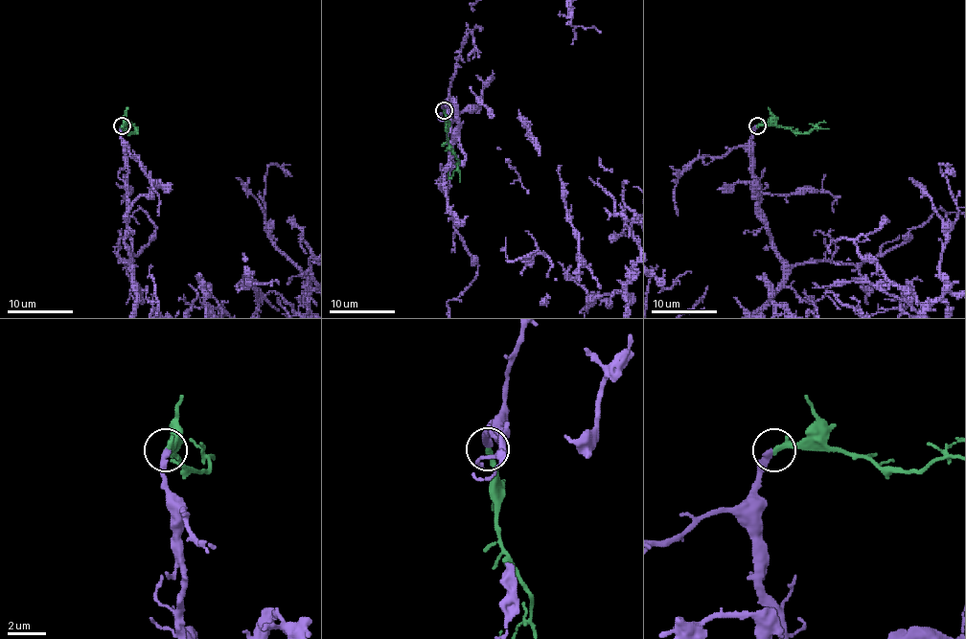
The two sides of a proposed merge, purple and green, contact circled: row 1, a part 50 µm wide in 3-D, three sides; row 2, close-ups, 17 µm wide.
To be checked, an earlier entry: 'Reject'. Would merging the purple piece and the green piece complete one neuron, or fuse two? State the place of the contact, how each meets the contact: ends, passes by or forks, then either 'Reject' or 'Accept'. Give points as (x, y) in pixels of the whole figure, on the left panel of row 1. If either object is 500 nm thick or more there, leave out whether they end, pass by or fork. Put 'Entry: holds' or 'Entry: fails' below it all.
Place: (122, 125). At the ring purple ends. At the ring green ends. Accept
Entry: fails

